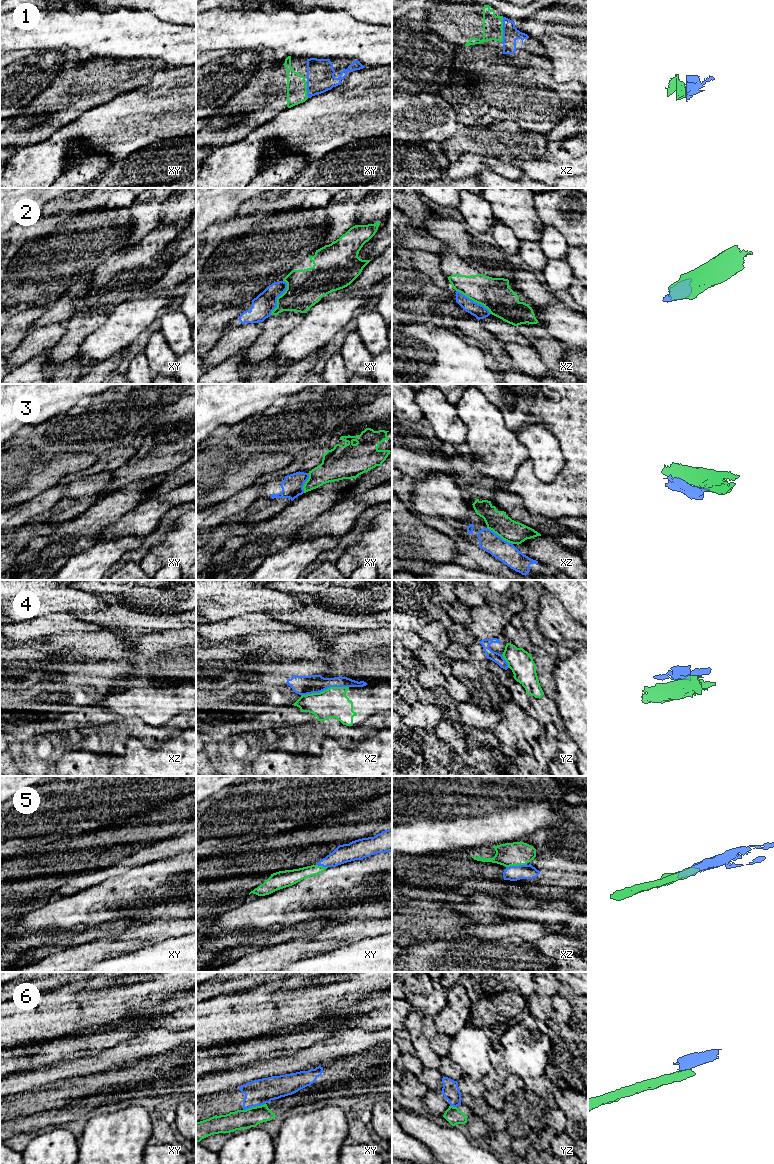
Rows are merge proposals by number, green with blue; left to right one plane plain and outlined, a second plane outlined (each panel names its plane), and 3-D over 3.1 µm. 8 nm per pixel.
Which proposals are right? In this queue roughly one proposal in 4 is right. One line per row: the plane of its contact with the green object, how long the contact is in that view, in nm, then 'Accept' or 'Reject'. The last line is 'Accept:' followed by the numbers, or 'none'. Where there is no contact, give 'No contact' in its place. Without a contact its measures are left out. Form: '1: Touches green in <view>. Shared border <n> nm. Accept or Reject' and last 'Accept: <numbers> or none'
1: Touches green in xz. Shared border 200 nm. Accept
2: Touches green in xy. Shared border 300 nm. Reject
3: Touches green in xz. Shared border 240 nm. Reject
4: Touches green in xz. Shared border 400 nm. Reject
5: Touches green in xz. Shared border 160 nm. Accept
6: Touches green in xy. Shared border 190 nm. Reject
Accept: 1, 5

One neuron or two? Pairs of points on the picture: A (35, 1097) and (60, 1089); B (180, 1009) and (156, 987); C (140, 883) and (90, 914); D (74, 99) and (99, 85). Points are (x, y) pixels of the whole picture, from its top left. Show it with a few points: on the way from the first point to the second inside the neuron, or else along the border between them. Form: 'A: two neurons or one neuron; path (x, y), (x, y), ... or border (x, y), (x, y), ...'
A: one neuron; path (41, 1097), (48, 1097), (54, 1094)
B: two neurons; border (185, 991), (168, 997), (148, 1011)
C: one neuron; path (128, 895), (102, 903)
D: one neuron; path (80, 93), (85, 88), (93, 88)

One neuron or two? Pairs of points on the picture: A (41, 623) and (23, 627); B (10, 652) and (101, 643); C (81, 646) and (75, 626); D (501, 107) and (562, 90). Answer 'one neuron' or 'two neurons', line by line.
A: one neuron
B: one neuron
C: two neurons
D: one neuron

